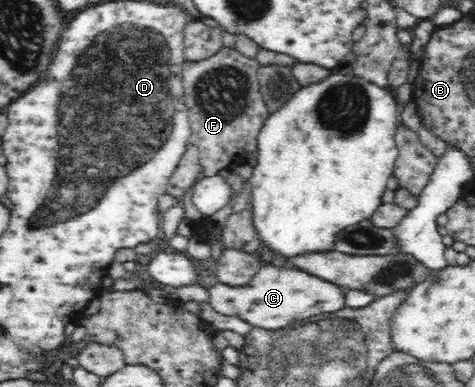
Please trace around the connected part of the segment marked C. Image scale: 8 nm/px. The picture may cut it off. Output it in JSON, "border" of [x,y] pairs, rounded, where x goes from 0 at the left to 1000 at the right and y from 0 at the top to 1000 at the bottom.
{"border":[[[558,685],[518,739],[480,739],[467,731],[440,742],[436,786],[467,814],[501,814],[547,850],[602,850],[627,829],[653,827],[682,809],[709,809],[731,791],[724,747],[703,731],[632,698],[602,698]]]}

